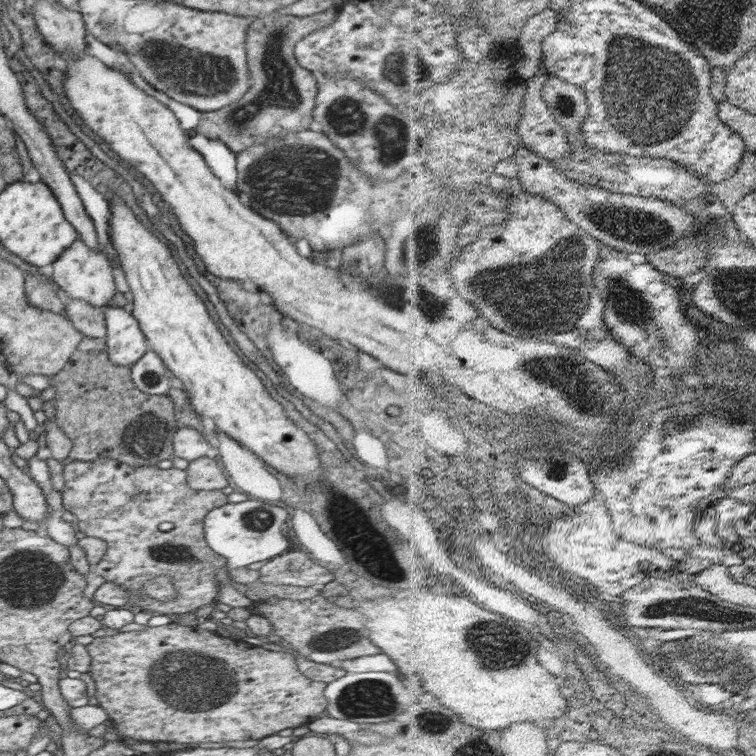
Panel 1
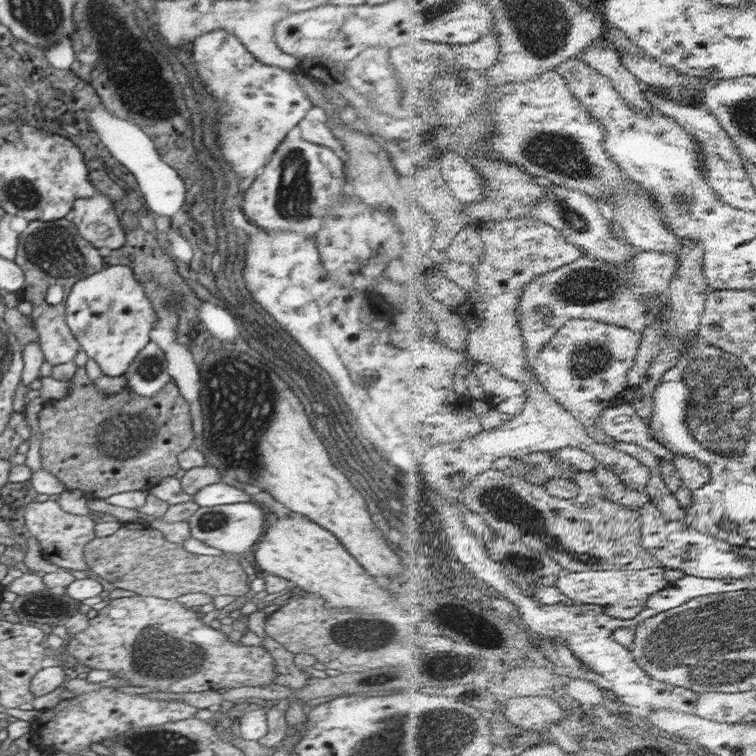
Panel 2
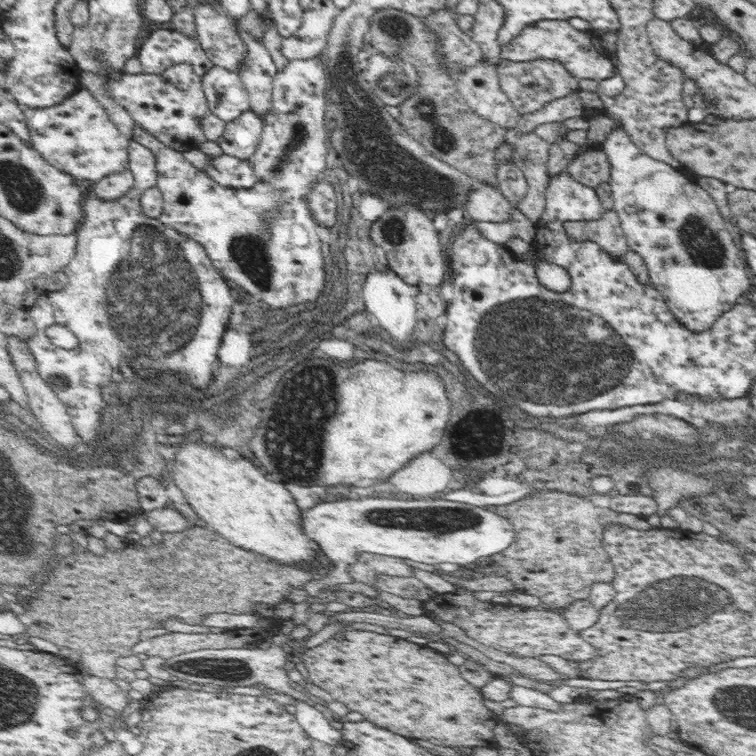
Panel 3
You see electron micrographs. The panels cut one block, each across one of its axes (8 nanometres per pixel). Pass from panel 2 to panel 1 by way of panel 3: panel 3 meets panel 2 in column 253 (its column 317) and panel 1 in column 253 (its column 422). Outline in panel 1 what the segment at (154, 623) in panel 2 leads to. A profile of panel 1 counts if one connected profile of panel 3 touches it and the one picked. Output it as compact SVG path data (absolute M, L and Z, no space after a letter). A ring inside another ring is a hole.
M171 622L162 626L147 627L143 630L120 632L116 635L106 637L96 637L86 648L91 656L91 667L88 670L88 674L95 680L95 696L98 700L98 705L108 714L109 721L120 731L120 734L128 736L140 743L151 742L156 745L164 745L166 743L222 744L222 749L224 749L224 744L227 742L249 739L261 741L263 738L277 734L284 729L295 729L304 726L310 721L317 719L318 715L322 714L324 710L327 710L327 701L324 696L327 684L316 681L314 678L306 678L304 674L301 674L298 669L298 659L296 659L293 651L266 650L231 637L220 637L216 631L208 631Z

